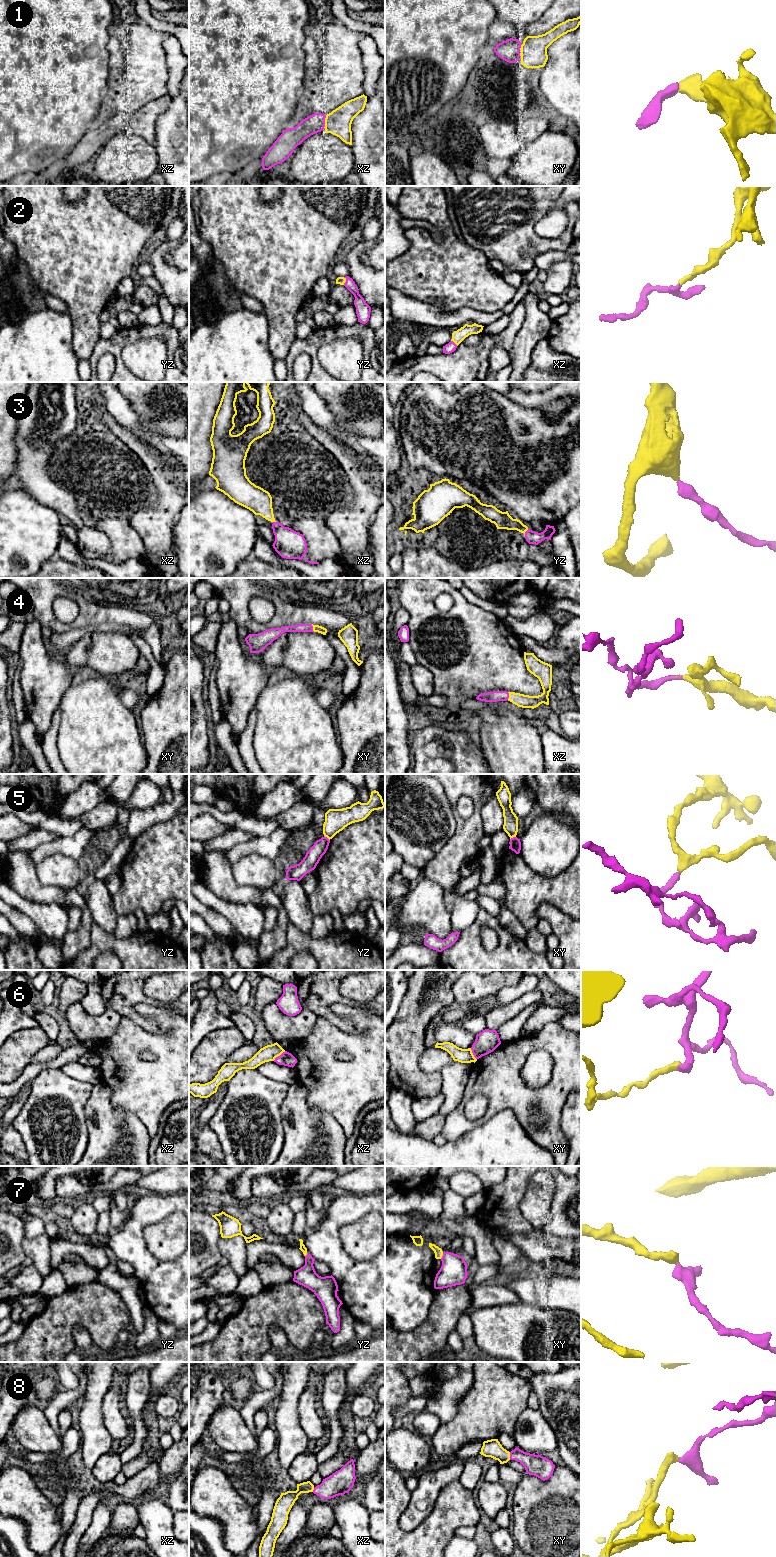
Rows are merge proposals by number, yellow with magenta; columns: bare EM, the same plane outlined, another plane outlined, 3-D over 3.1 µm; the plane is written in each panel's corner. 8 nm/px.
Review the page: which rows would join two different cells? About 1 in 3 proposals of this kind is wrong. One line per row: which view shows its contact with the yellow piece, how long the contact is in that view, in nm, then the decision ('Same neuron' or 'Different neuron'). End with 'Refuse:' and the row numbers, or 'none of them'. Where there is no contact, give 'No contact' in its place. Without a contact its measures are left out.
1: Touches yellow in xz. Shared border 110 nm. Same neuron
2: Touches yellow in yz. Shared border 70 nm. Same neuron
3: Touches yellow in yz. Shared border 50 nm. Same neuron
4: Touches yellow in xy. Shared border 70 nm. Same neuron
5: Touches yellow in yz. Shared border 60 nm. Different neuron
6: Touches yellow in xz. Shared border 130 nm. Different neuron
7: Touches yellow in xy. Shared border 50 nm. Same neuron
8: Touches yellow in xy. Shared border 60 nm. Same neuron
Refuse: 5, 6

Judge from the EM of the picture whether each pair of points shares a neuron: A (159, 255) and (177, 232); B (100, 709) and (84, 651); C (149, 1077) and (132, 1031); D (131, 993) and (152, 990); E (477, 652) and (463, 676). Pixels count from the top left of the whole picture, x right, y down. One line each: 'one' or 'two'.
A: two
B: two
C: one
D: two
E: one

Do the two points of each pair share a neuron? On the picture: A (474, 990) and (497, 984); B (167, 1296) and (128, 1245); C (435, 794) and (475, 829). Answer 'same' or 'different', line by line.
A: same
B: same
C: different

